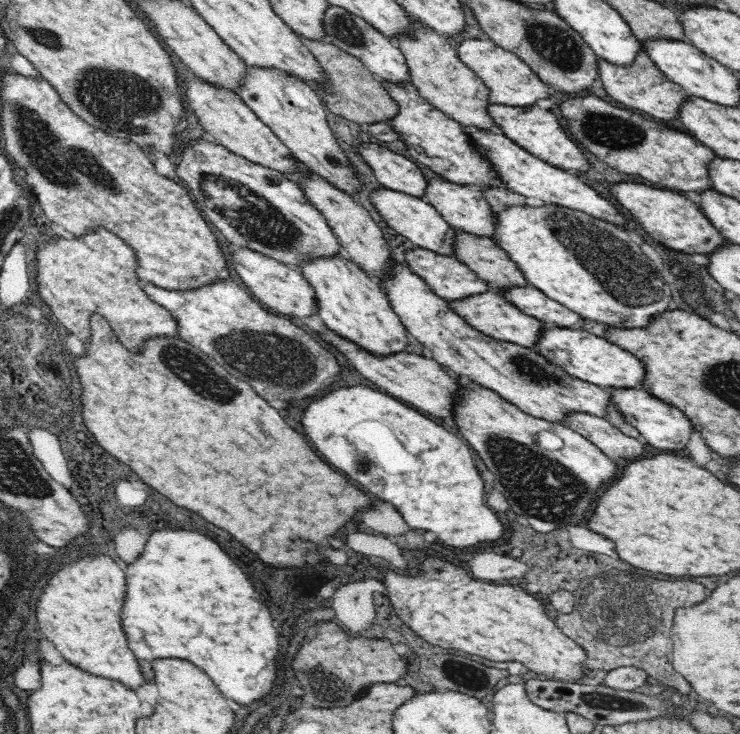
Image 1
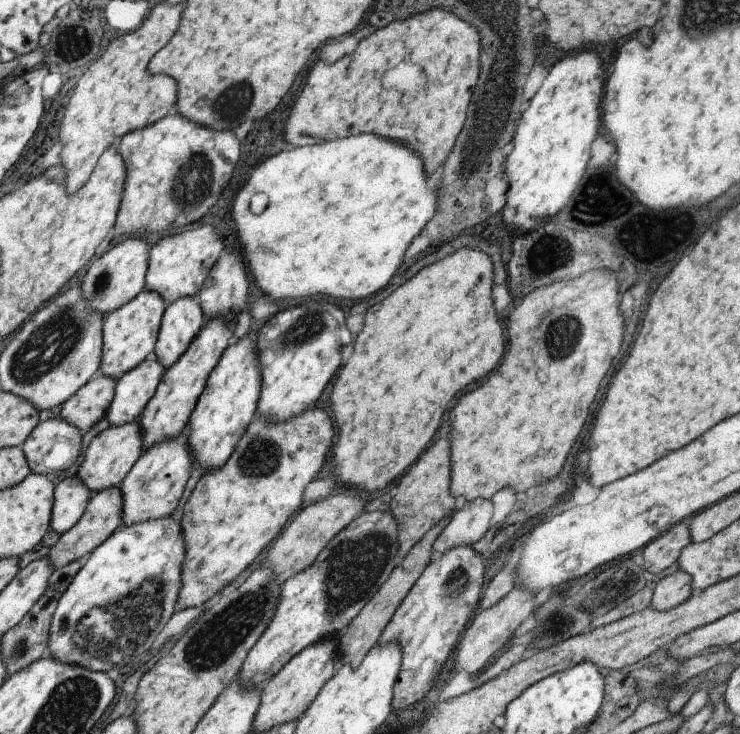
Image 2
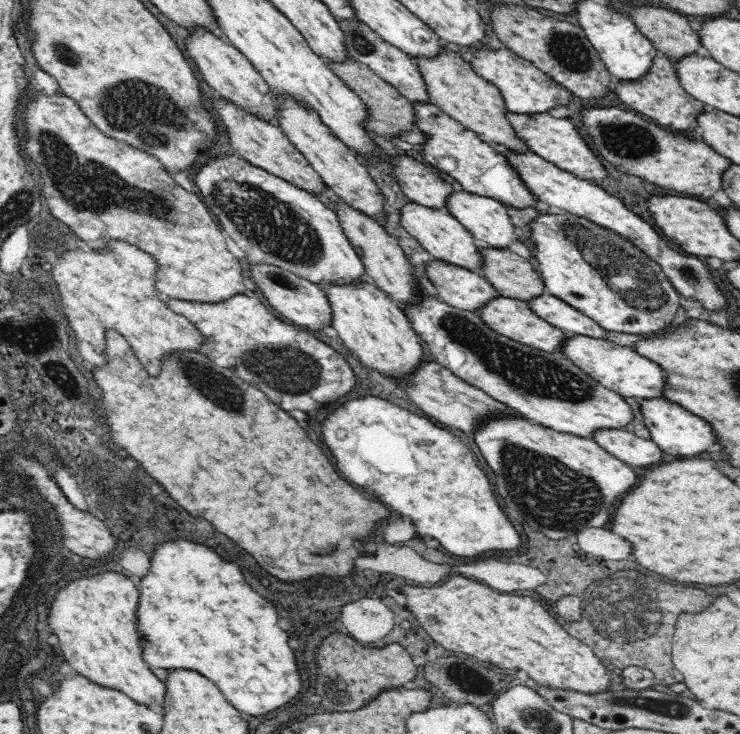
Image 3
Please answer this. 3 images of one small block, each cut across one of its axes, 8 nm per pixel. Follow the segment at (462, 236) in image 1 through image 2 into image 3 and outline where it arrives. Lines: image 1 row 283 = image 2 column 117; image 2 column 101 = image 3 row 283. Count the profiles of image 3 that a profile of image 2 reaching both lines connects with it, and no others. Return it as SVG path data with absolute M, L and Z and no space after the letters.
M478 246L481 265L477 271L502 296L527 301L545 292L534 263L506 247Z

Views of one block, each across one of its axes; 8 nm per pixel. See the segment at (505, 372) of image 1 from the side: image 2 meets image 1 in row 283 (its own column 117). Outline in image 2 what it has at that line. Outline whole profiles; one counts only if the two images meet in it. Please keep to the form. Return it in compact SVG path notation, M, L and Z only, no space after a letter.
M151 354L139 366L116 379L113 398L104 415L109 427L119 428L135 422L153 396L163 373L163 366Z

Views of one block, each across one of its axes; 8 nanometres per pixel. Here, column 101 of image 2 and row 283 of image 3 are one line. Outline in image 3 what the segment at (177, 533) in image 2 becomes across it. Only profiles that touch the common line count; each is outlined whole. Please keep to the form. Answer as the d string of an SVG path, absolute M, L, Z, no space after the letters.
M538 212L529 221L532 263L545 292L566 302L605 330L628 334L650 334L667 327L678 310L678 293L661 266L628 238L603 228L587 218L566 212Z

